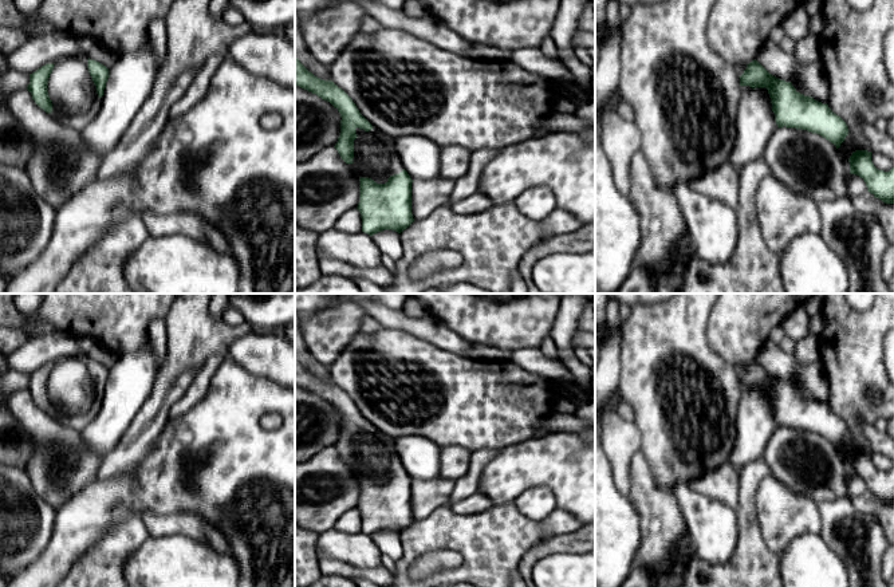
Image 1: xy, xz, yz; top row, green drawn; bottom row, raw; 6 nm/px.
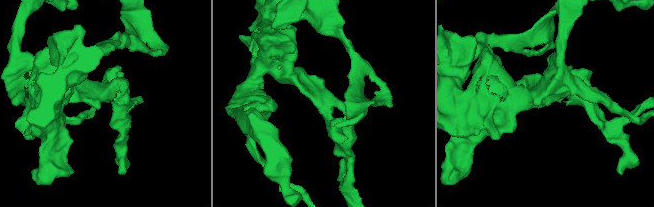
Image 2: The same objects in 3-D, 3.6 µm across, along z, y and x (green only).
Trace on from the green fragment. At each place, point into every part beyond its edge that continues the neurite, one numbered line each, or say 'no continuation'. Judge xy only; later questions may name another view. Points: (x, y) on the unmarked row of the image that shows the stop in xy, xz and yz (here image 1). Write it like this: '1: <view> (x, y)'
1: xy (70, 387)

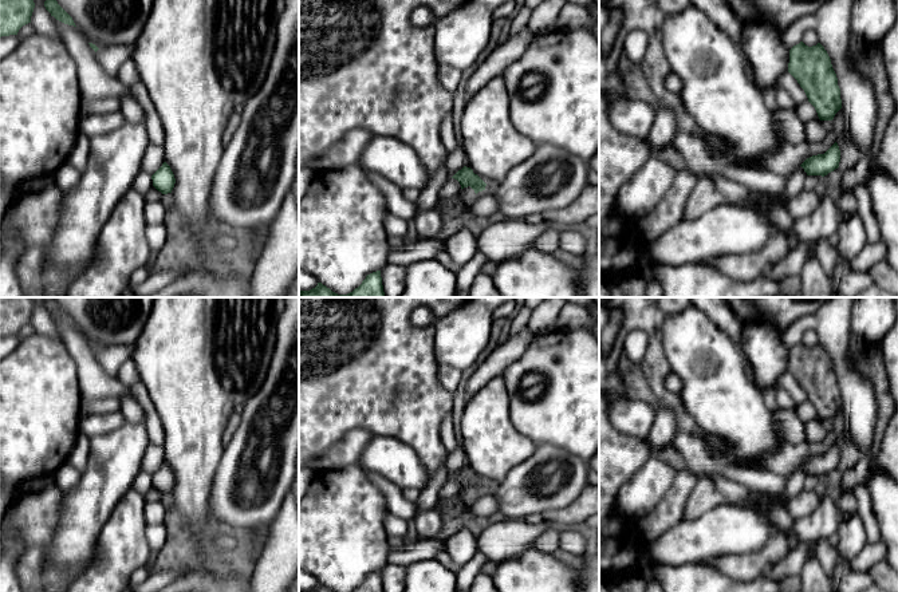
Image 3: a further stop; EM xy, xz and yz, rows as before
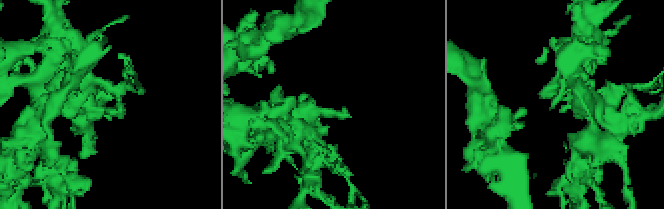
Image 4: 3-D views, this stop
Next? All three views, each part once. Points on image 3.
no continuation

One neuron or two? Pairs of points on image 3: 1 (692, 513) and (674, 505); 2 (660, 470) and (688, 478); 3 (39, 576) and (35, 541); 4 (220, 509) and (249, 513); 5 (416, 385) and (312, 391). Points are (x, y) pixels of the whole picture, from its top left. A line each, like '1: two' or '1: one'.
1: two
2: two
3: one
4: one
5: one

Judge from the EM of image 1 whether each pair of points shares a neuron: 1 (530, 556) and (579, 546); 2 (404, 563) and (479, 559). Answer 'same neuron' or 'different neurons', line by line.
1: same neuron
2: same neuron

